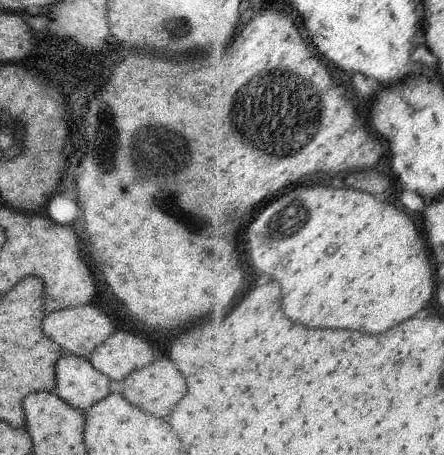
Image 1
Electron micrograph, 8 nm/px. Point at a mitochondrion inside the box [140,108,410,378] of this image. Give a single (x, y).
(292, 222)

